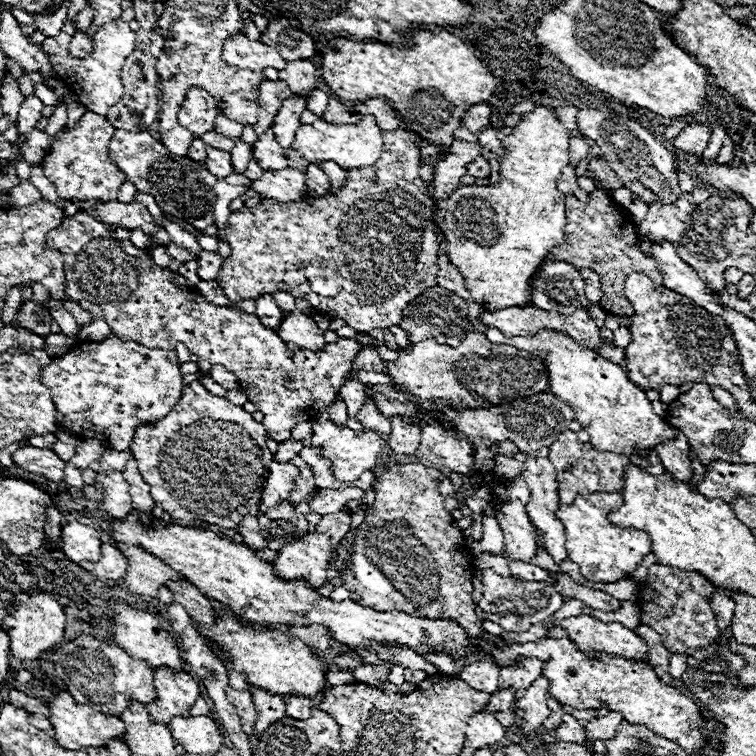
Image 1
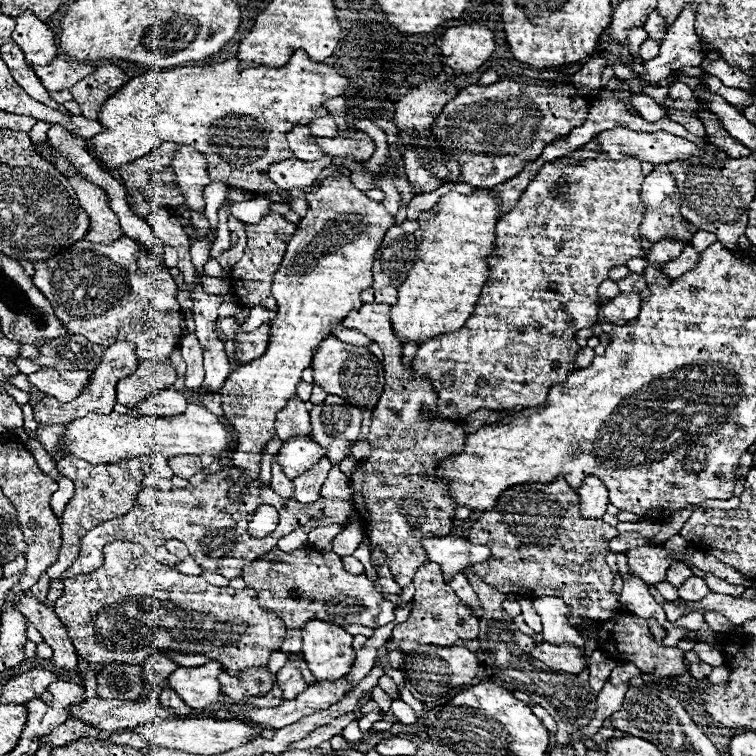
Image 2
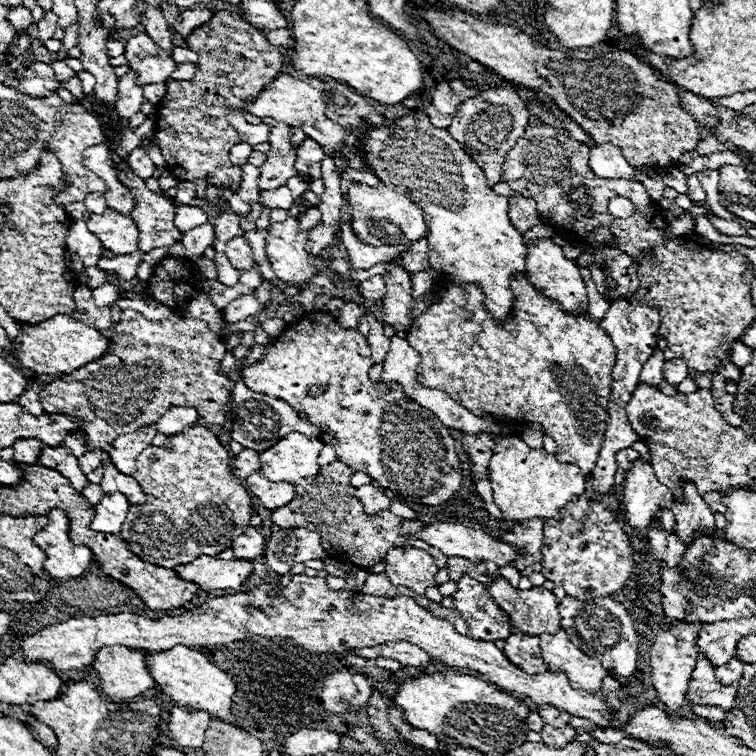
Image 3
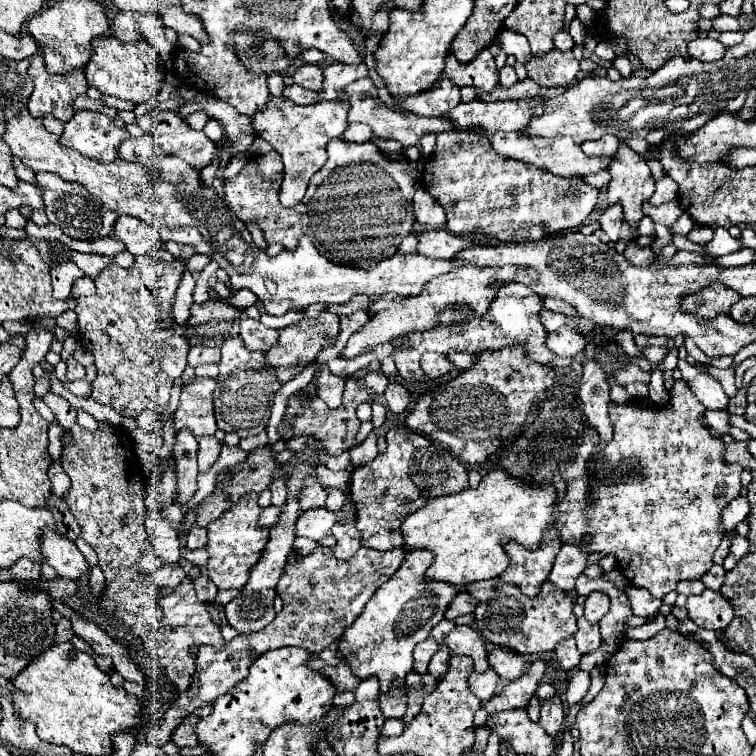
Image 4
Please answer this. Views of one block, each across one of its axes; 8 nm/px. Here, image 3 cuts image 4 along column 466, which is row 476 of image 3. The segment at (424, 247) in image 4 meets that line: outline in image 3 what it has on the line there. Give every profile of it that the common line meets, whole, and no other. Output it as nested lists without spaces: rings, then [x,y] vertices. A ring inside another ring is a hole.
[[[244,448],[234,460],[232,460],[232,468],[234,468],[234,474],[238,478],[248,478],[250,472],[256,472],[260,470],[260,454],[252,448]]]

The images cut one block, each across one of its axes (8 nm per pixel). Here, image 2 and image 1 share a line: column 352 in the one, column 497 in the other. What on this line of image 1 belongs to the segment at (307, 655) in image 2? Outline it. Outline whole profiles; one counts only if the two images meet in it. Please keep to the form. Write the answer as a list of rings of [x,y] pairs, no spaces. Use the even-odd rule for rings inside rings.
[[[540,638],[528,644],[496,648],[492,660],[500,666],[506,666],[526,656],[542,660],[542,674],[550,680],[548,694],[558,702],[580,710],[608,708],[620,712],[630,724],[646,724],[656,734],[678,742],[678,746],[682,746],[688,754],[700,752],[714,736],[714,732],[720,730],[716,718],[702,712],[694,700],[686,698],[676,688],[664,686],[648,664],[636,664],[634,660],[624,660],[622,656],[606,654],[588,658],[568,638]]]

